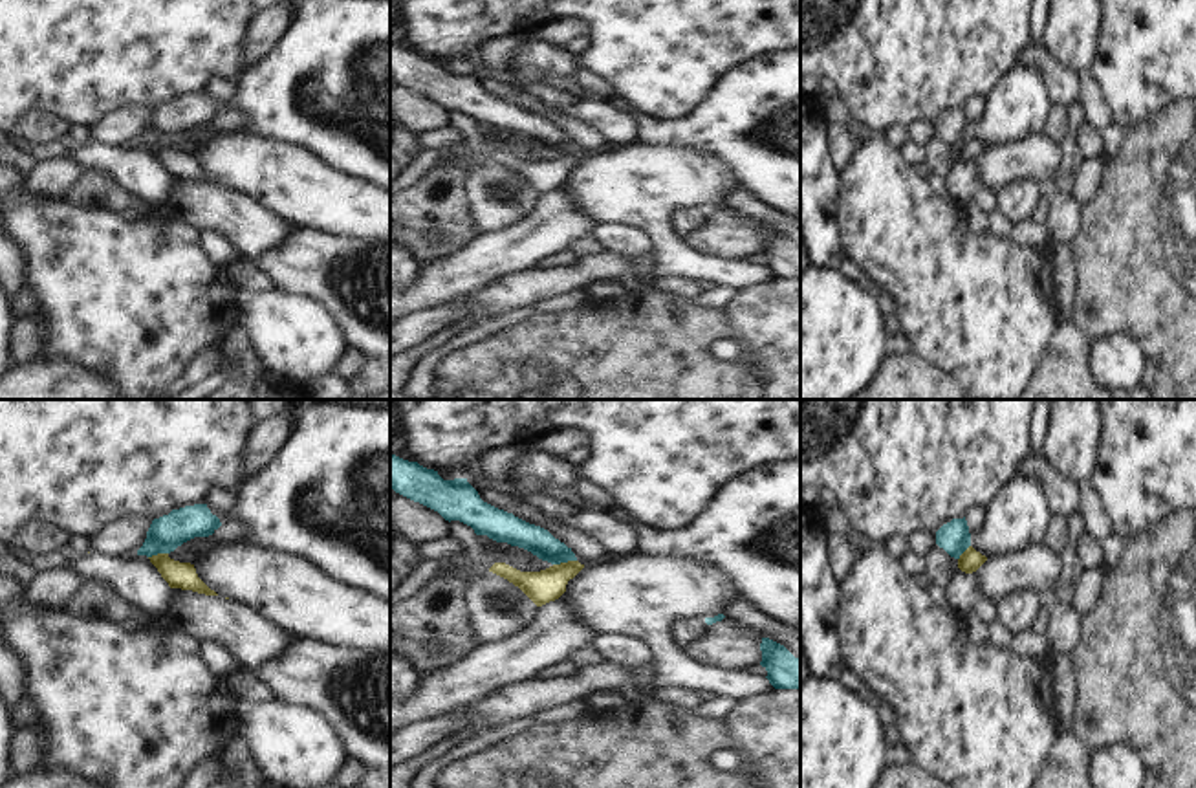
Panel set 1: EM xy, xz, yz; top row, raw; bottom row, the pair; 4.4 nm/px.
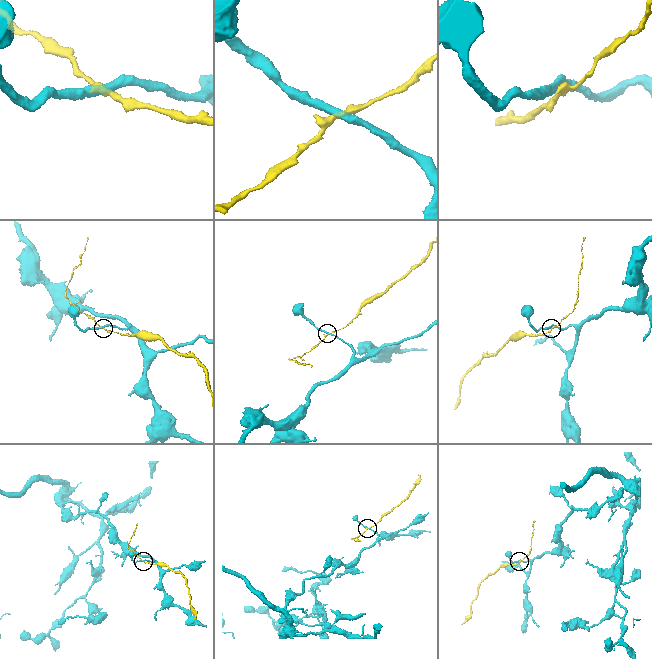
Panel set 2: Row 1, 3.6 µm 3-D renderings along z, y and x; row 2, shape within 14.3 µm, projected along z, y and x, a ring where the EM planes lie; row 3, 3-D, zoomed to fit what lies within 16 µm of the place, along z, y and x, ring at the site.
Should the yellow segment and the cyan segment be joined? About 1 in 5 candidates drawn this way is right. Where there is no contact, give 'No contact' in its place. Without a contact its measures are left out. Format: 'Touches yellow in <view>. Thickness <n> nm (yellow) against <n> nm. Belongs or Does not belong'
Touches yellow in xz. Thickness 140 nm (yellow) against 120 nm. Does not belong

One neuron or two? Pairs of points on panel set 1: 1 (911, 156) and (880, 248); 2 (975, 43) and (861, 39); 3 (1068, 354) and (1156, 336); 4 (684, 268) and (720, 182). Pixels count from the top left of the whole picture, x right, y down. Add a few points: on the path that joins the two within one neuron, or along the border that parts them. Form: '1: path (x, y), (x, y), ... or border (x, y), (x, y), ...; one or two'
1: border (898, 151), (913, 167); two
2: path (947, 39), (889, 39); one
3: border (1072, 321), (1090, 339); two
4: path (665, 240), (663, 211), (693, 182); one

